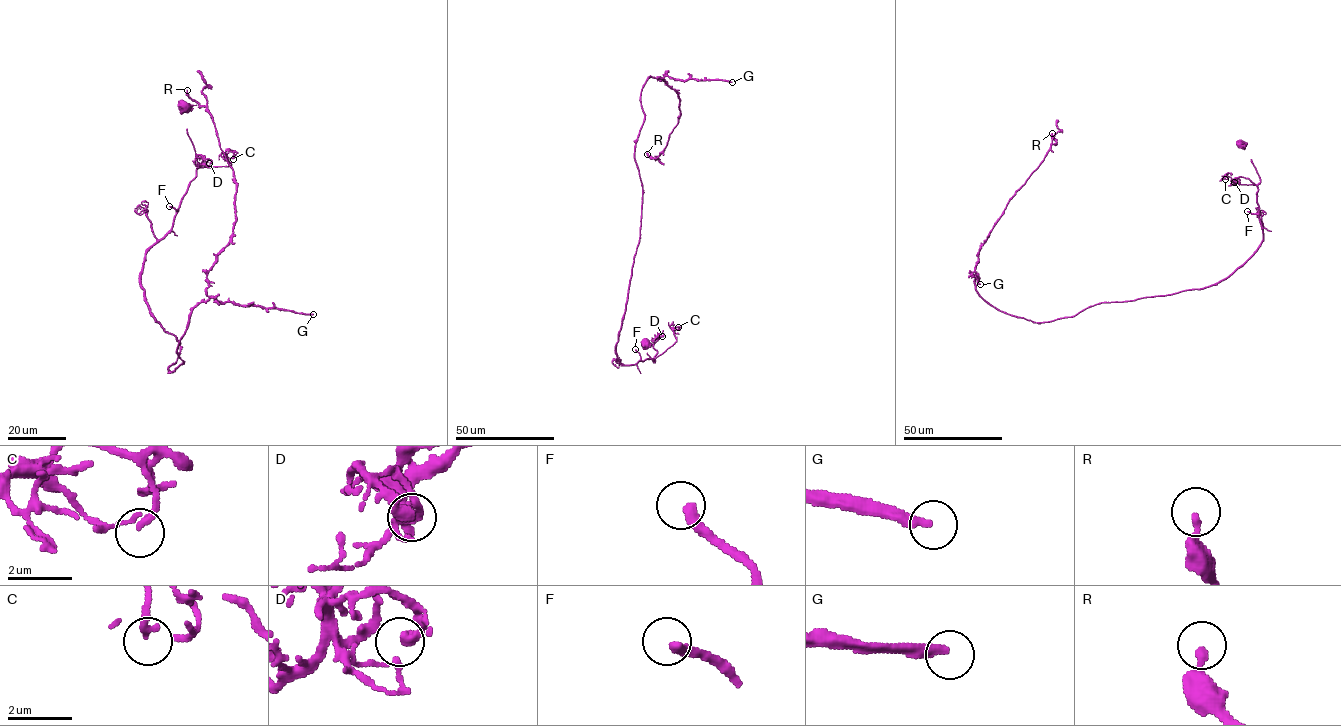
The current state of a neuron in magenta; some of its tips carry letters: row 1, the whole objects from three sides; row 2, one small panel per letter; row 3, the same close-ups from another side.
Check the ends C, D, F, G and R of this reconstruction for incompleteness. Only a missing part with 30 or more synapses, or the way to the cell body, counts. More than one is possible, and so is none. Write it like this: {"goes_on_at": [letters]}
{"goes_on_at": ["F", "G"]}

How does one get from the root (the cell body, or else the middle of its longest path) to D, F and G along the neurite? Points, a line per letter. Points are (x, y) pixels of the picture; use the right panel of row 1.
D: (1241, 144), (1260, 182), (1255, 184), (1248, 178), (1239, 177), (1232, 180), (1234, 182)
F: (1241, 144), (1260, 180), (1257, 193), (1259, 212), (1247, 211)
G: (1241, 144), (1260, 180), (1263, 241), (1218, 283), (1099, 302), (1037, 323), (989, 304), (980, 284)

